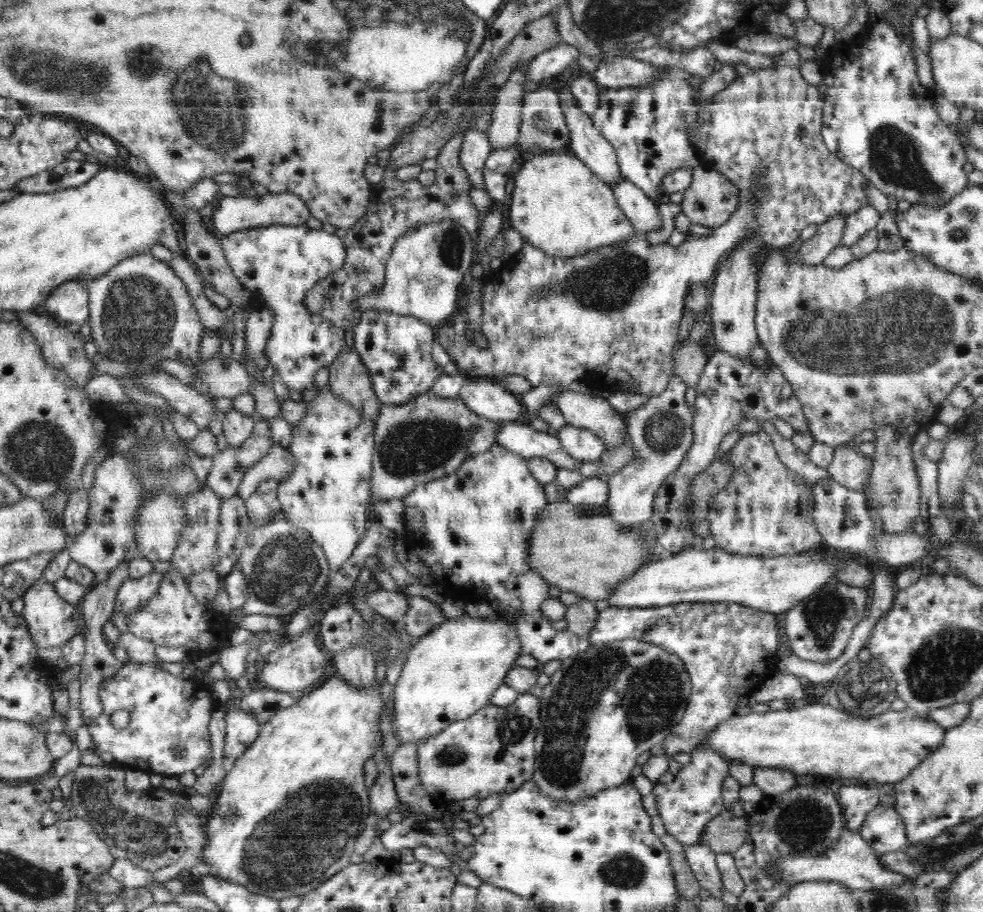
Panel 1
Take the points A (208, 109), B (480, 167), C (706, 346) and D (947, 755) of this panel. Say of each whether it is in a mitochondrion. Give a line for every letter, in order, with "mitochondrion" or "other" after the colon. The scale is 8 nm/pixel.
A: mitochondrion
B: other
C: other
D: other

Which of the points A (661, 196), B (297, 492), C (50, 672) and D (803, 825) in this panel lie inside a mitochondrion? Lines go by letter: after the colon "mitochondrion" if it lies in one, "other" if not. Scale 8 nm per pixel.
A: other
B: other
C: other
D: mitochondrion

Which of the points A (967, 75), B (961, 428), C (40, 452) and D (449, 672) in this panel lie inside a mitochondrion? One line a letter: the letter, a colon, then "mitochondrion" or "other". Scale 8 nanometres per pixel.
A: other
B: other
C: mitochondrion
D: other

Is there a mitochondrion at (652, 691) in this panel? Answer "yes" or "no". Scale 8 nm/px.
yes

